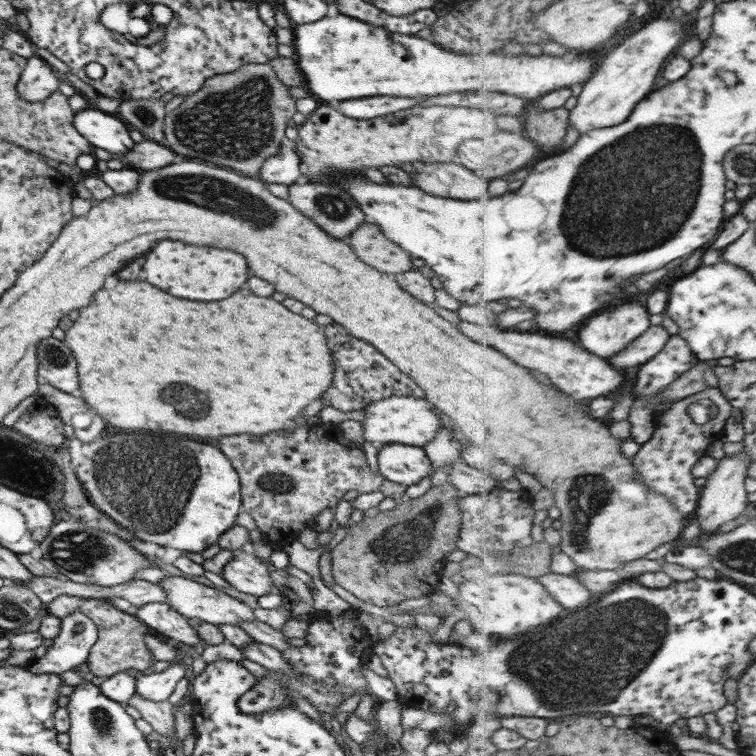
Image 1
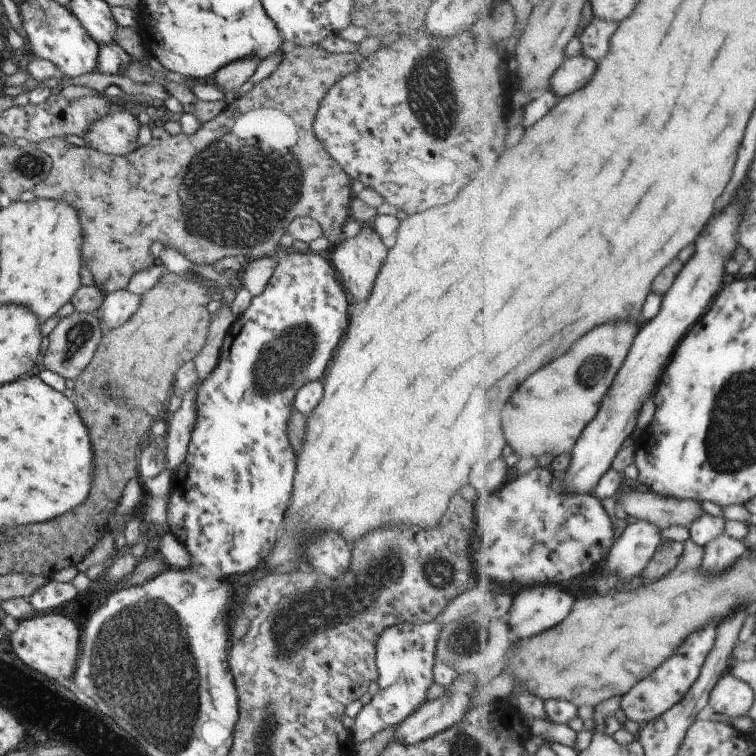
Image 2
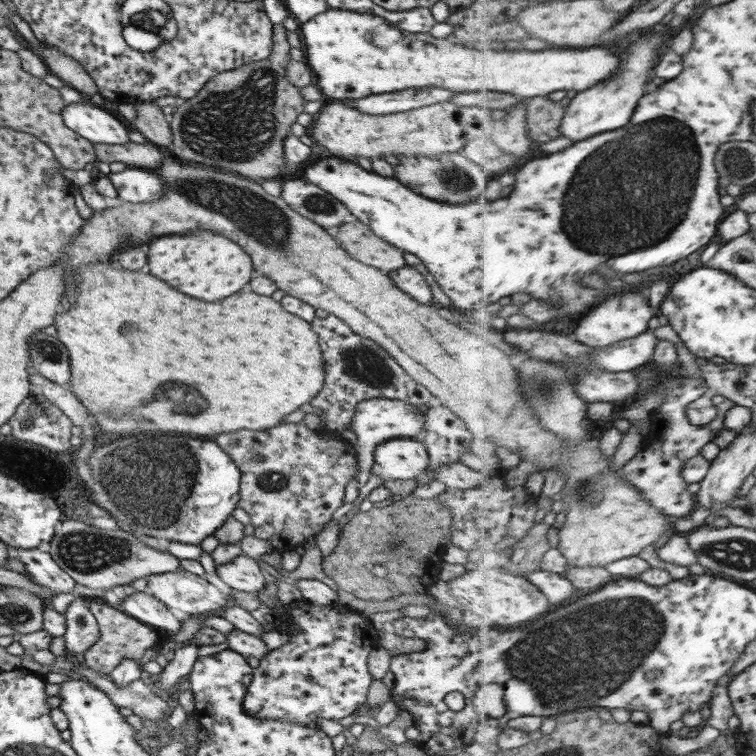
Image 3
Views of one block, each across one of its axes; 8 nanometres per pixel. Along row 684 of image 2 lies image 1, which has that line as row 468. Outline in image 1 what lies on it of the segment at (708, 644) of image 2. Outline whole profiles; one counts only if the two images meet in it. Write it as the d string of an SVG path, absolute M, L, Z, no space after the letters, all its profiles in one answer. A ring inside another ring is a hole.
M719 386L708 387L702 392L678 401L664 416L659 416L659 429L655 438L643 445L641 451L634 458L635 467L641 474L641 478L648 483L652 490L670 498L682 512L695 515L700 506L703 488L696 484L694 467L703 456L708 454L710 444L726 439L724 432L726 425L735 414L737 414L735 406L721 392ZM702 399L712 399L721 408L716 420L704 425L694 422L694 418L689 413L692 403Z

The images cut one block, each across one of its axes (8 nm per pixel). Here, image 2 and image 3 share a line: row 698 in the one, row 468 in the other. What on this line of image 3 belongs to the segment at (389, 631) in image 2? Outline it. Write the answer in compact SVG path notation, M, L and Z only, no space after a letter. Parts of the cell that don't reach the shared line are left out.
M398 437L379 444L371 473L382 480L419 478L429 466L429 454L421 440Z

